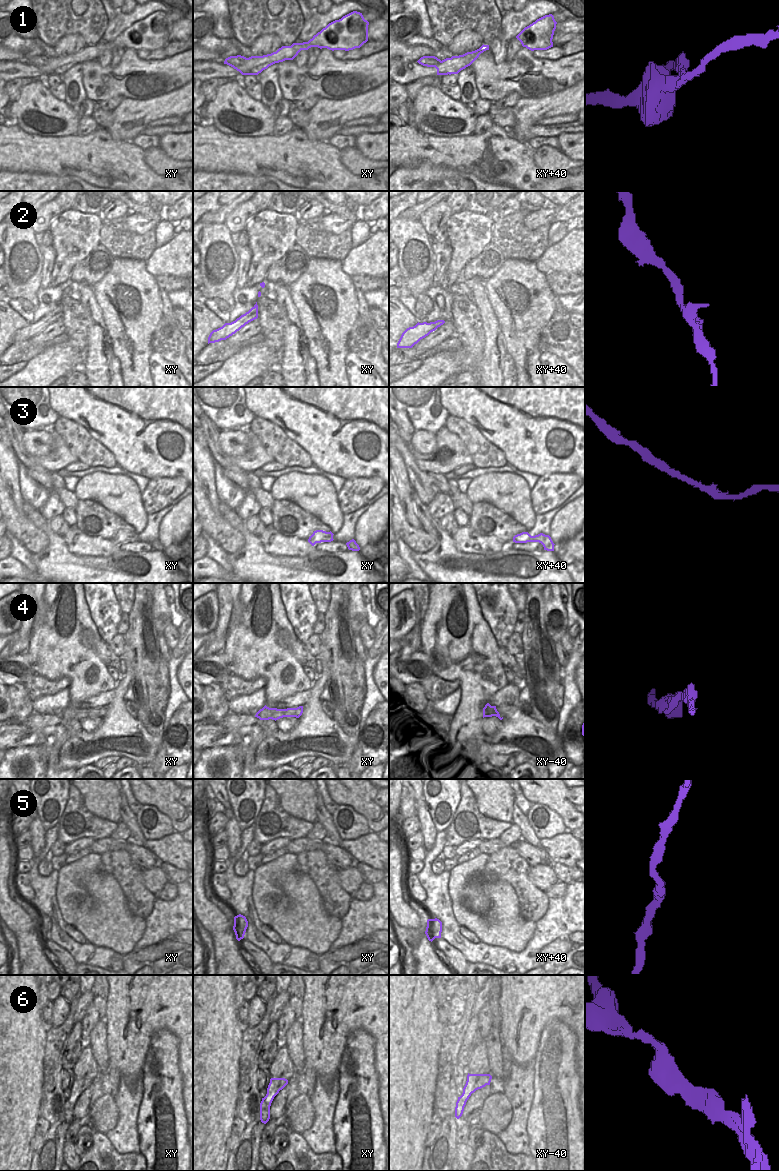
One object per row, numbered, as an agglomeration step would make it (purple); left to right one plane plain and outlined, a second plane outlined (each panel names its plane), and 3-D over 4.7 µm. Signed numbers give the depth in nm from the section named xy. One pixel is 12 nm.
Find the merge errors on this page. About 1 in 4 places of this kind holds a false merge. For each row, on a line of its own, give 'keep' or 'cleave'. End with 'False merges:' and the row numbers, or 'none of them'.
1: cleave
2: keep
3: keep
4: keep
5: keep
6: keep
False merges: 1

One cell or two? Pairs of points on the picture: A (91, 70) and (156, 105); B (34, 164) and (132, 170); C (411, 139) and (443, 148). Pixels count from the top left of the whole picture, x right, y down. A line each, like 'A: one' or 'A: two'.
A: two
B: one
C: one

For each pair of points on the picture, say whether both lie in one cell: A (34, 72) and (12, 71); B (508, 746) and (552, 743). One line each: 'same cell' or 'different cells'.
A: same cell
B: same cell

